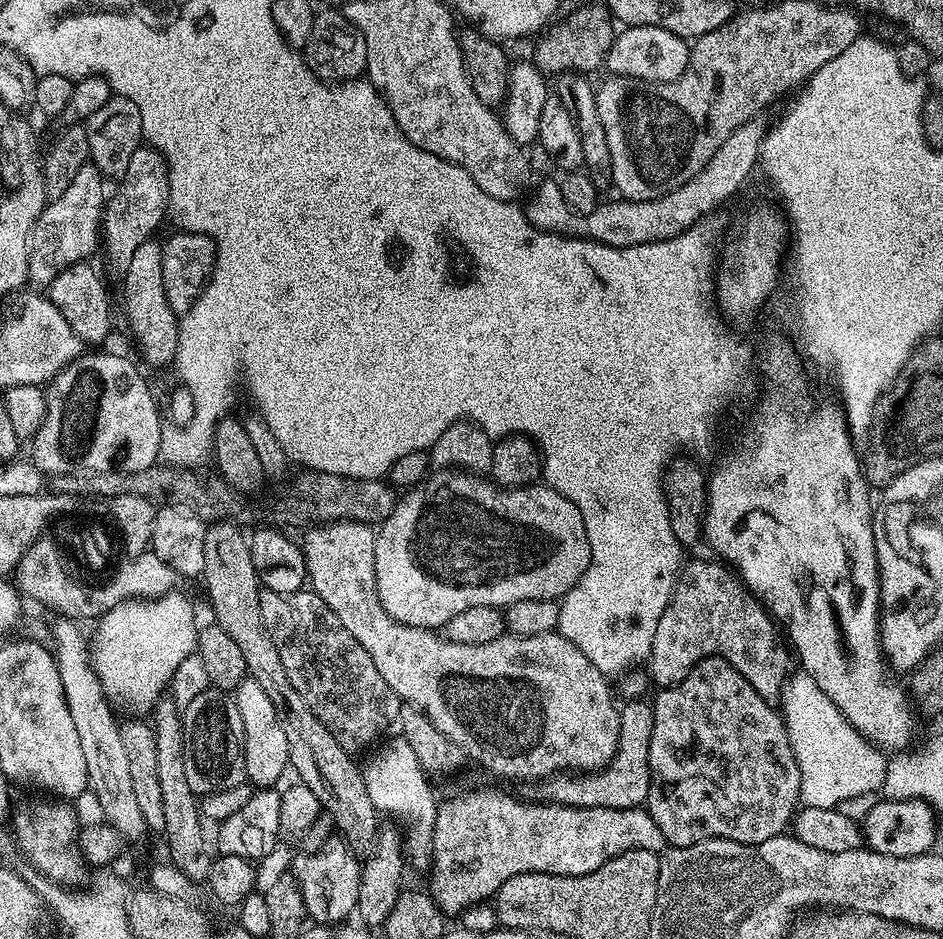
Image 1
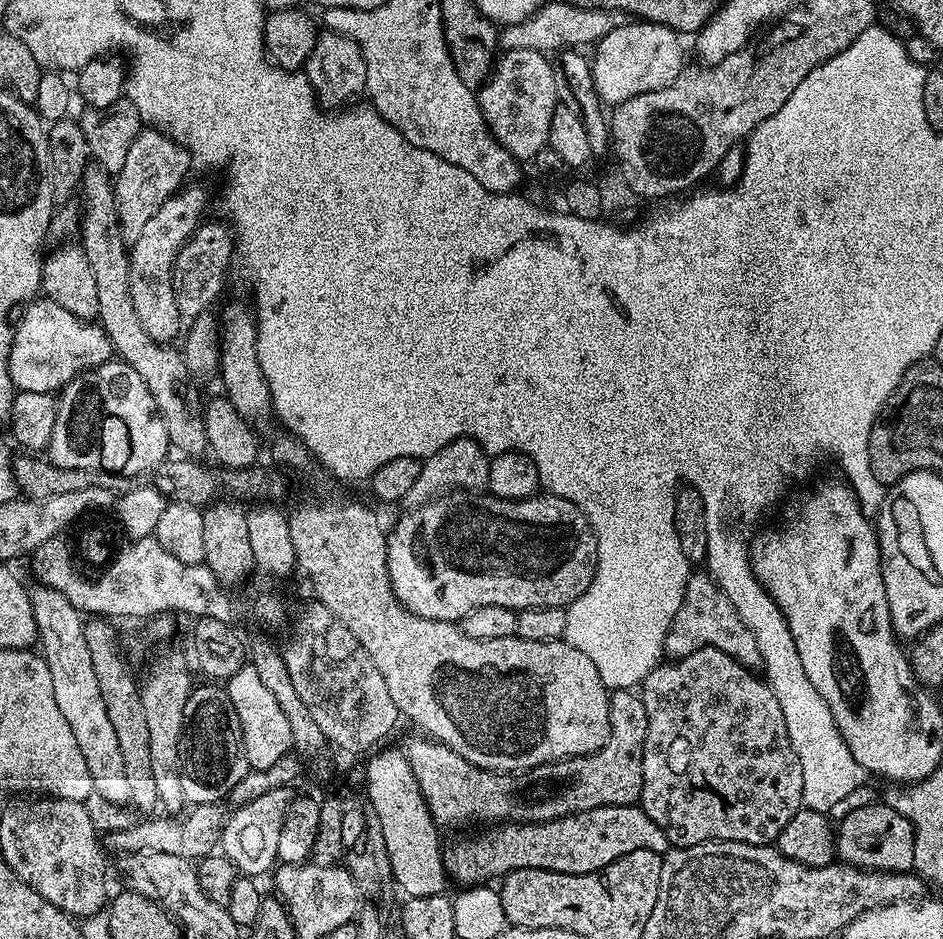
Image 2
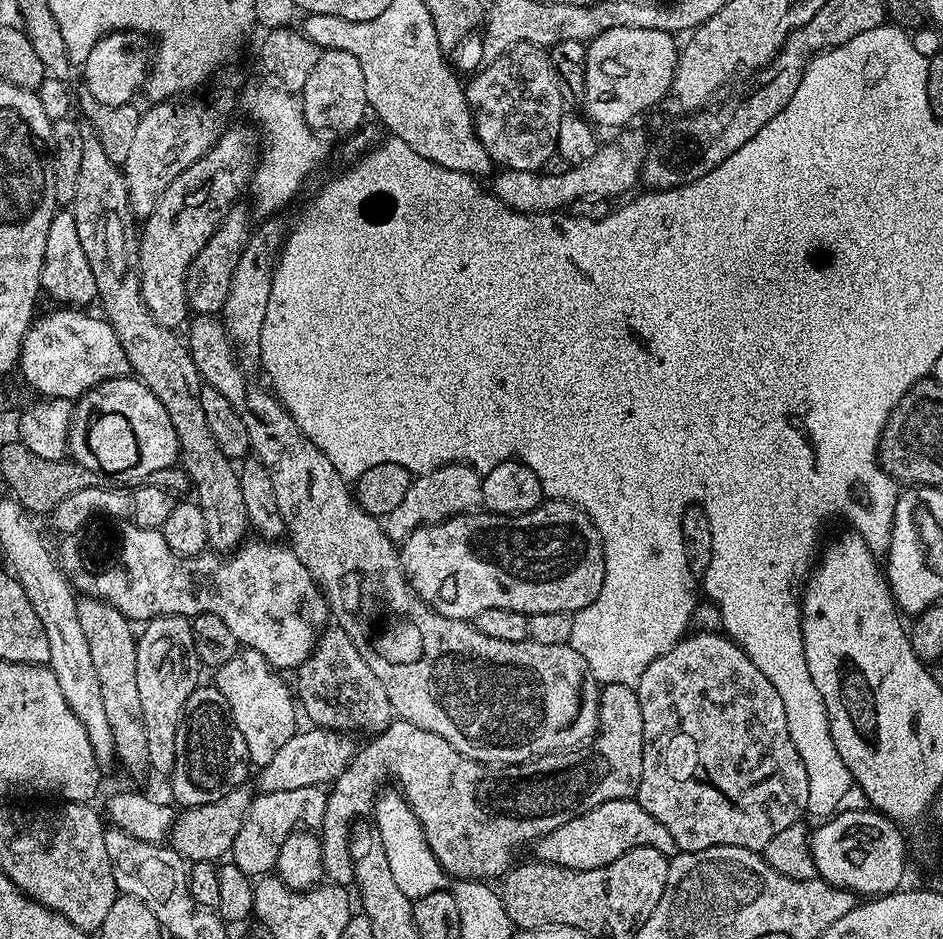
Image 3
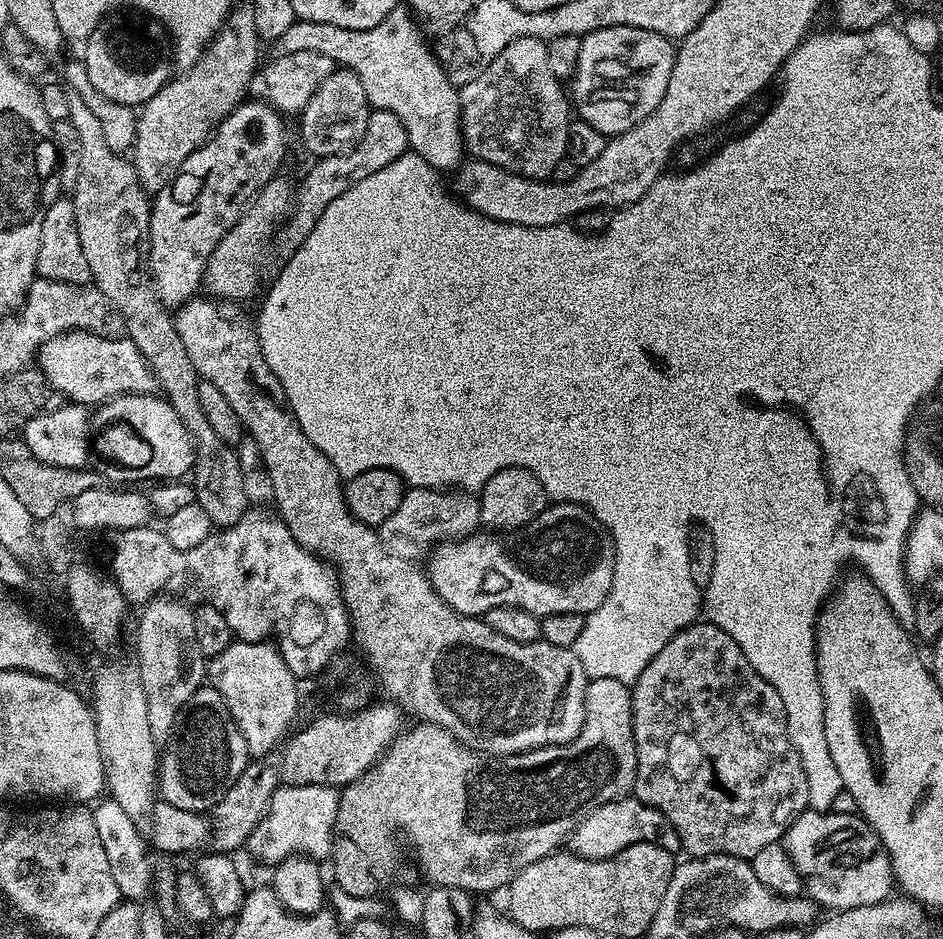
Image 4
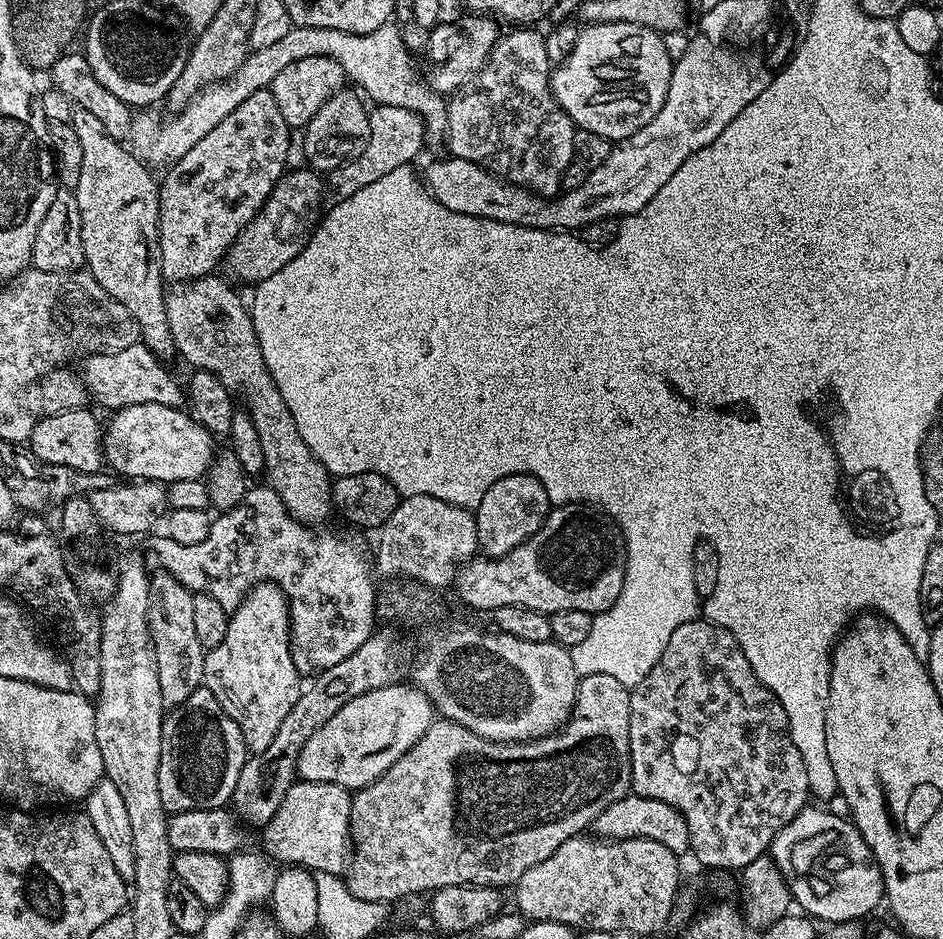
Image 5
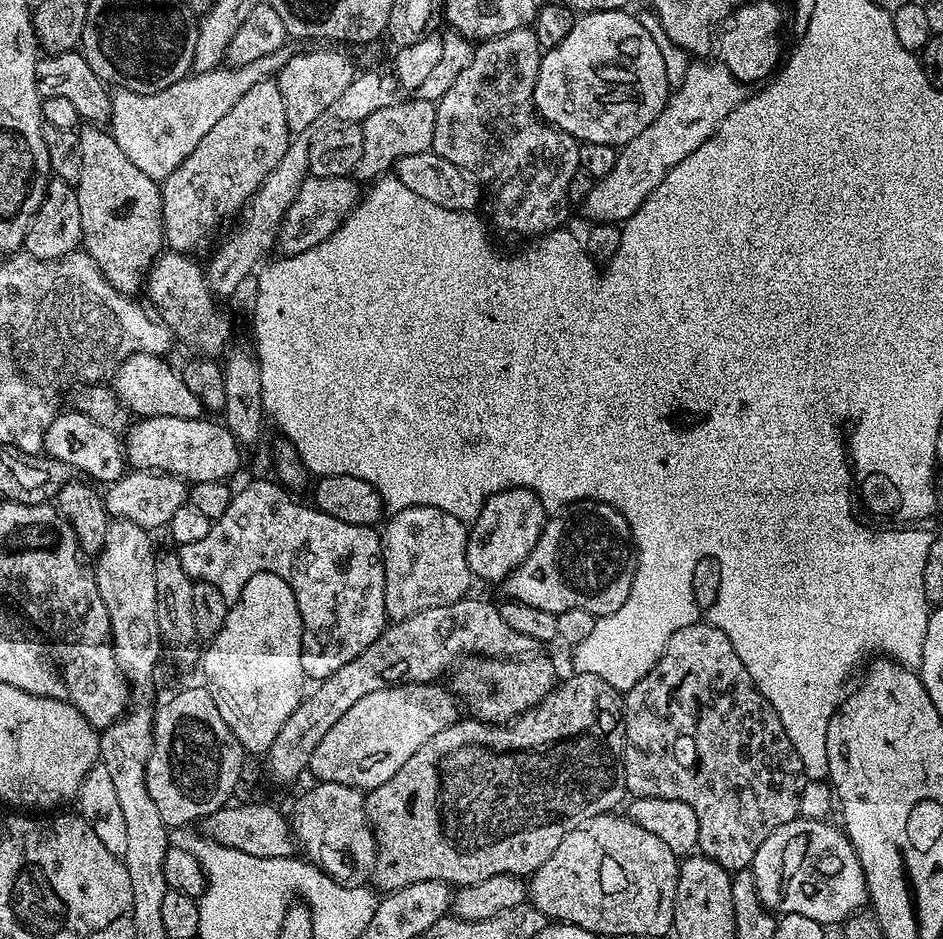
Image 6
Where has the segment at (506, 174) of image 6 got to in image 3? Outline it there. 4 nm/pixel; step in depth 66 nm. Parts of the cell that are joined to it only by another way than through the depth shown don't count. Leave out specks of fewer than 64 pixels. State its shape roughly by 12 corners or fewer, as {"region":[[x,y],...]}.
{"region":[[519,44],[467,81],[501,169],[557,155],[566,97],[548,49]]}

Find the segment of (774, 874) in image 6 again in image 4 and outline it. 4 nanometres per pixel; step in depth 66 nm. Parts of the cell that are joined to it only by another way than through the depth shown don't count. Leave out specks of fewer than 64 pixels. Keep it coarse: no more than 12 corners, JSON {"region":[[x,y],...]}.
{"region":[[805,810],[782,843],[824,910],[894,892],[864,817]]}

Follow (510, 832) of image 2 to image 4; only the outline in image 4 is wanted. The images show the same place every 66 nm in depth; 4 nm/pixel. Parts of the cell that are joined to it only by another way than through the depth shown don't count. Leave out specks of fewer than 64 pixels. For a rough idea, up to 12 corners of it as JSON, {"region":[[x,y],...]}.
{"region":[[635,798],[598,806],[570,837],[584,860],[635,844],[681,851],[672,823]]}

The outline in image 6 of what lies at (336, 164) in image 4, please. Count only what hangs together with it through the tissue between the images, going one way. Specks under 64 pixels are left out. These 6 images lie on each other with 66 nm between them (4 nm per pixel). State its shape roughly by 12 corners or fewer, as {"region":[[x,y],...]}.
{"region":[[404,98],[362,122],[354,171],[375,181],[429,151],[436,106]]}

